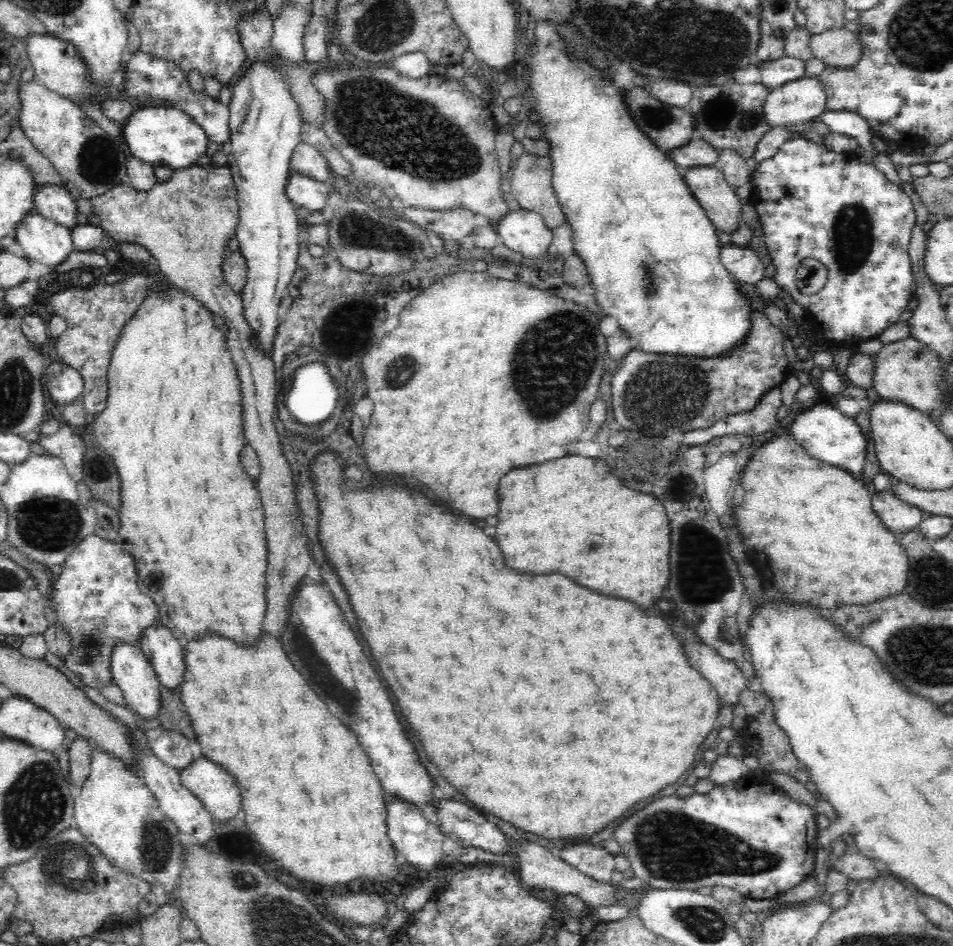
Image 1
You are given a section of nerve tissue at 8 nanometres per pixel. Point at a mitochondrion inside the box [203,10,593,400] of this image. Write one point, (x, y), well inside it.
(421, 140)

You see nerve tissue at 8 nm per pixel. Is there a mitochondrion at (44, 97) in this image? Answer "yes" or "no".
no

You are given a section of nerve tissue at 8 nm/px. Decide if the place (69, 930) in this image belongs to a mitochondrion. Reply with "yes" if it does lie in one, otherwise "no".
no

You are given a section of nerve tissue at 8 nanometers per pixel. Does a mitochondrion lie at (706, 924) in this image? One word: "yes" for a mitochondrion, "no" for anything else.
yes

